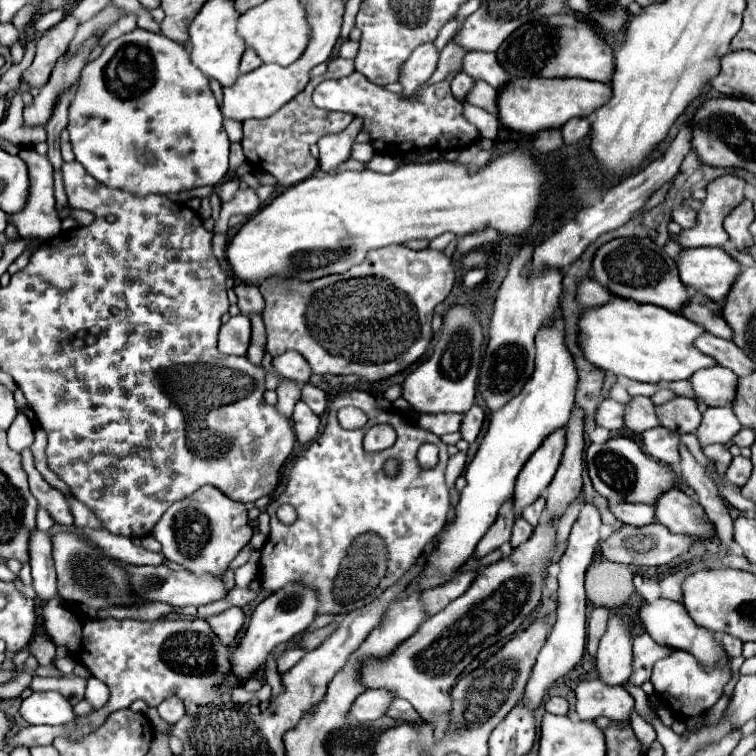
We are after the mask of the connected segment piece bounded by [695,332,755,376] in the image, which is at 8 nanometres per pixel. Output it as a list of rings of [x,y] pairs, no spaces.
[[[705,332],[695,340],[695,346],[707,356],[713,356],[721,366],[733,370],[737,376],[749,376],[749,372],[755,370],[755,362],[731,340],[723,340]]]

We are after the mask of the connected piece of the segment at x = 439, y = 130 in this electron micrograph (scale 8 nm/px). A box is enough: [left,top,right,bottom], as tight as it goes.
[313,72,479,154]

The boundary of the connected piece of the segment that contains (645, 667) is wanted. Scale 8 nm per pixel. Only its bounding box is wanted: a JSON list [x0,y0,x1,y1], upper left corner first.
[631,634,669,686]

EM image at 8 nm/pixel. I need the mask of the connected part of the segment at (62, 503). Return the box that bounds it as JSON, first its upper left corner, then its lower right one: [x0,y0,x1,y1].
[23,450,73,526]

